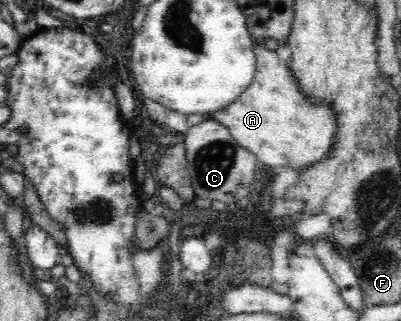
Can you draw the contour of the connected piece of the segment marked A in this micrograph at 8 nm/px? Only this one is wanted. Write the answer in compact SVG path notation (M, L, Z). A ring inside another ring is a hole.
M253 39L256 55L255 74L243 93L227 107L209 115L229 129L231 137L248 149L261 167L291 167L296 171L307 169L323 161L332 151L336 133L336 112L327 101L309 100L300 90L288 63L277 58L277 52Z

